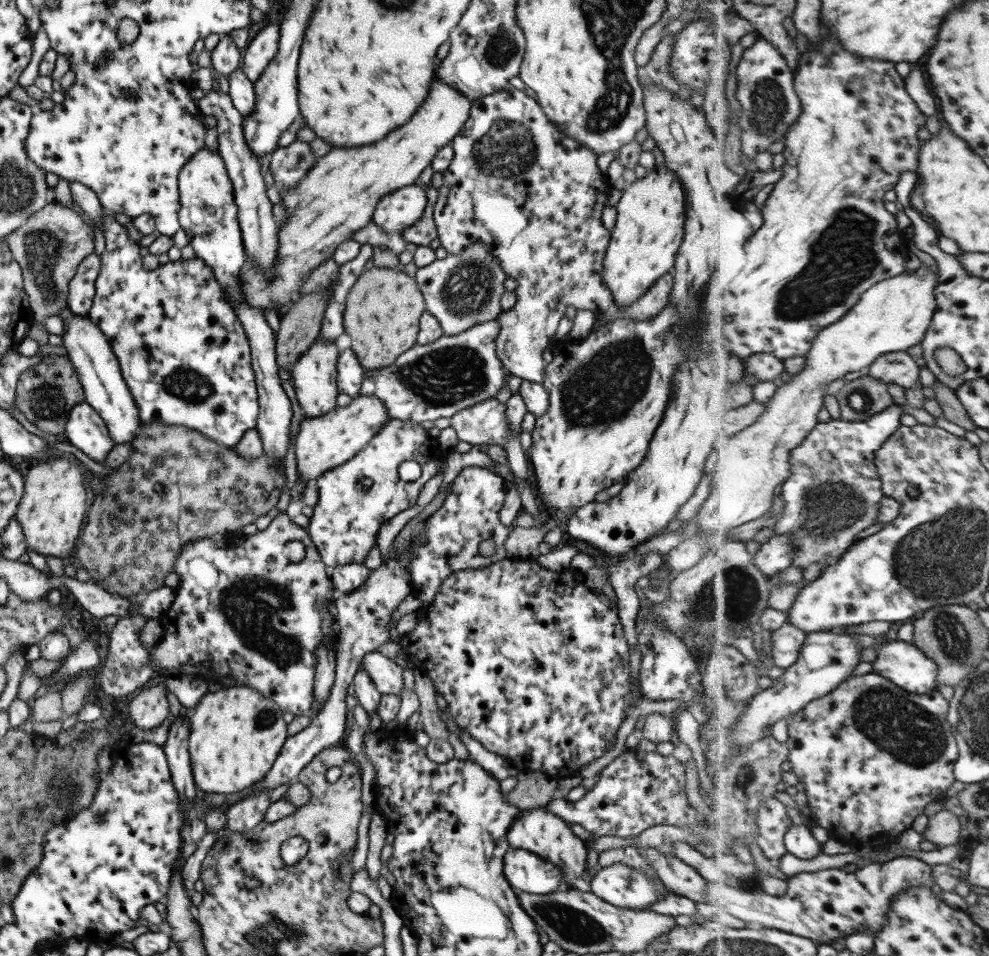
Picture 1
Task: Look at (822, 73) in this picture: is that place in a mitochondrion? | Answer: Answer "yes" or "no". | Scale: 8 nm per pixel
no

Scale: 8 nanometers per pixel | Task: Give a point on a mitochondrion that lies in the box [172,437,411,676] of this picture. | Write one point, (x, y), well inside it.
(254, 607)

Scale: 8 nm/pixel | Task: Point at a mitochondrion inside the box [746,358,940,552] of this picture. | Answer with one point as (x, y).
(830, 507)

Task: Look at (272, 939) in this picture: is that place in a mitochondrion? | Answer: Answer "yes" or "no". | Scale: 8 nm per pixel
yes

